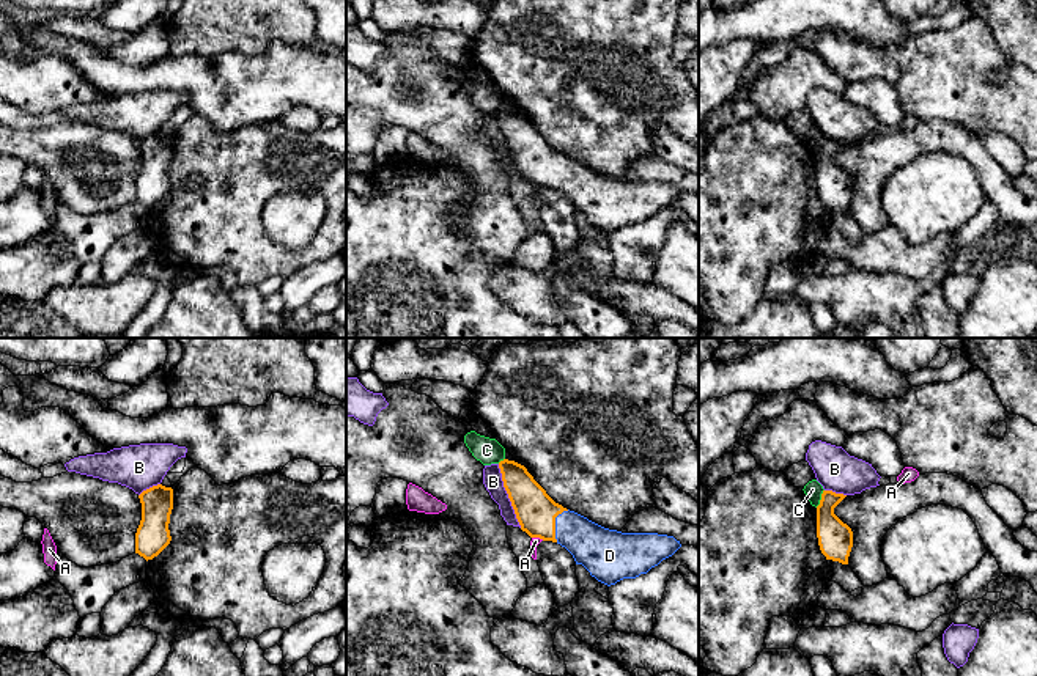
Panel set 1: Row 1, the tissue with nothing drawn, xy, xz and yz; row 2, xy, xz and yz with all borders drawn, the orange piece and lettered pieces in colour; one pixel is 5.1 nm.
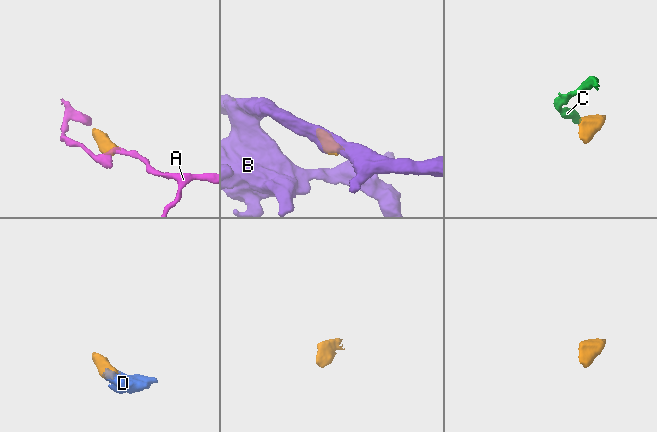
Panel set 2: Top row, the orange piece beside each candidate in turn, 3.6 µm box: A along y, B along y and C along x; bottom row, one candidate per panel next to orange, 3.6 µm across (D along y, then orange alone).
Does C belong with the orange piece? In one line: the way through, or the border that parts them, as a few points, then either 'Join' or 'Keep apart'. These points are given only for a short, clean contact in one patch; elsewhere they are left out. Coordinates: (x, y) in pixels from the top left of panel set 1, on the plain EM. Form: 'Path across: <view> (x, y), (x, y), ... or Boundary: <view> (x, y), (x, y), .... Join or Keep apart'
Boundary: yz (823, 137), (822, 146), (815, 154). Keep apart

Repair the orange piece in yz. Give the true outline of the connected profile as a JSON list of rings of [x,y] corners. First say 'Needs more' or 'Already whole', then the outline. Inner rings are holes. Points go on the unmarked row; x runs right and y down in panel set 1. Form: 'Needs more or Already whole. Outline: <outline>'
Already whole. Outline: [[[823,138],[817,154],[817,186],[821,201],[826,208],[848,212],[853,195],[853,179],[836,162],[834,156],[845,146],[843,141]]]

